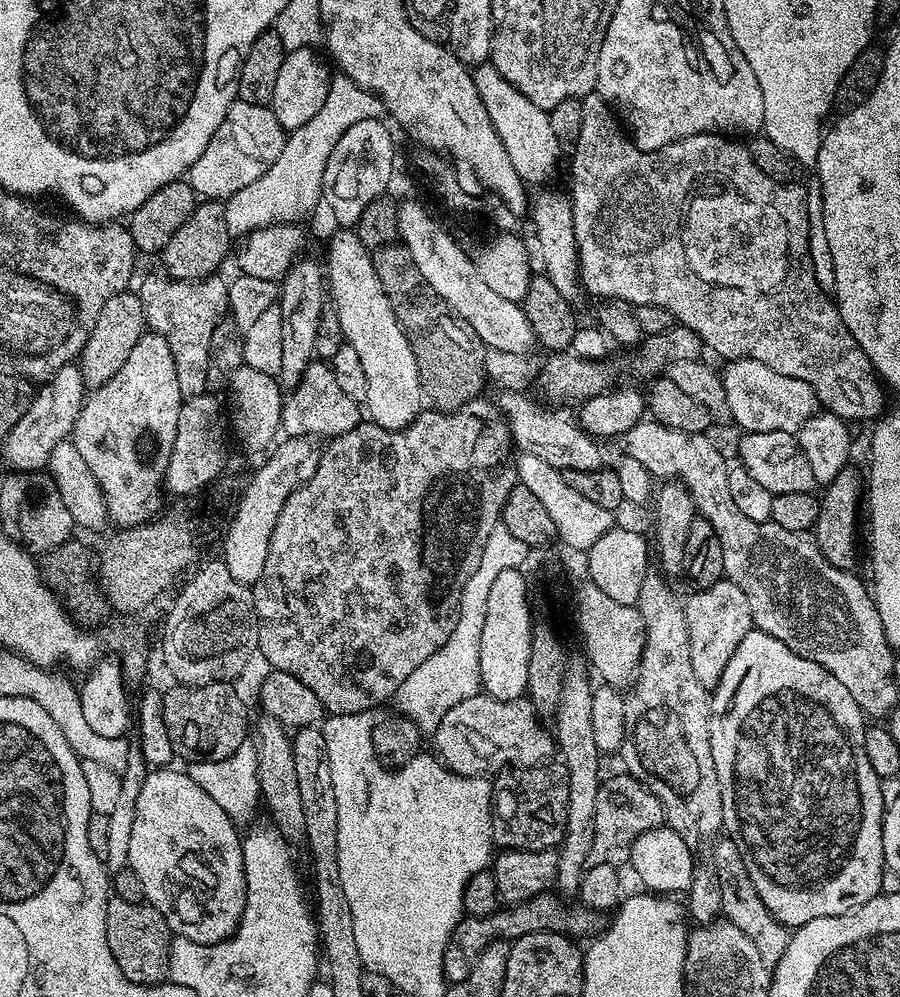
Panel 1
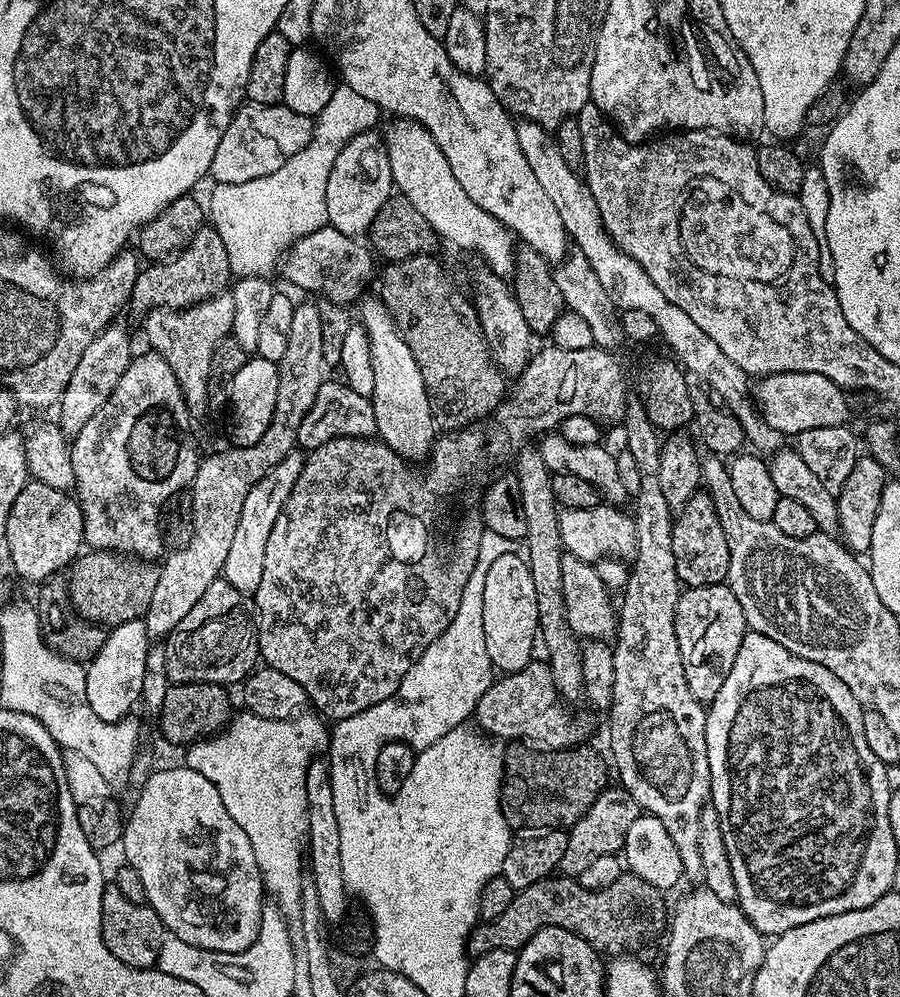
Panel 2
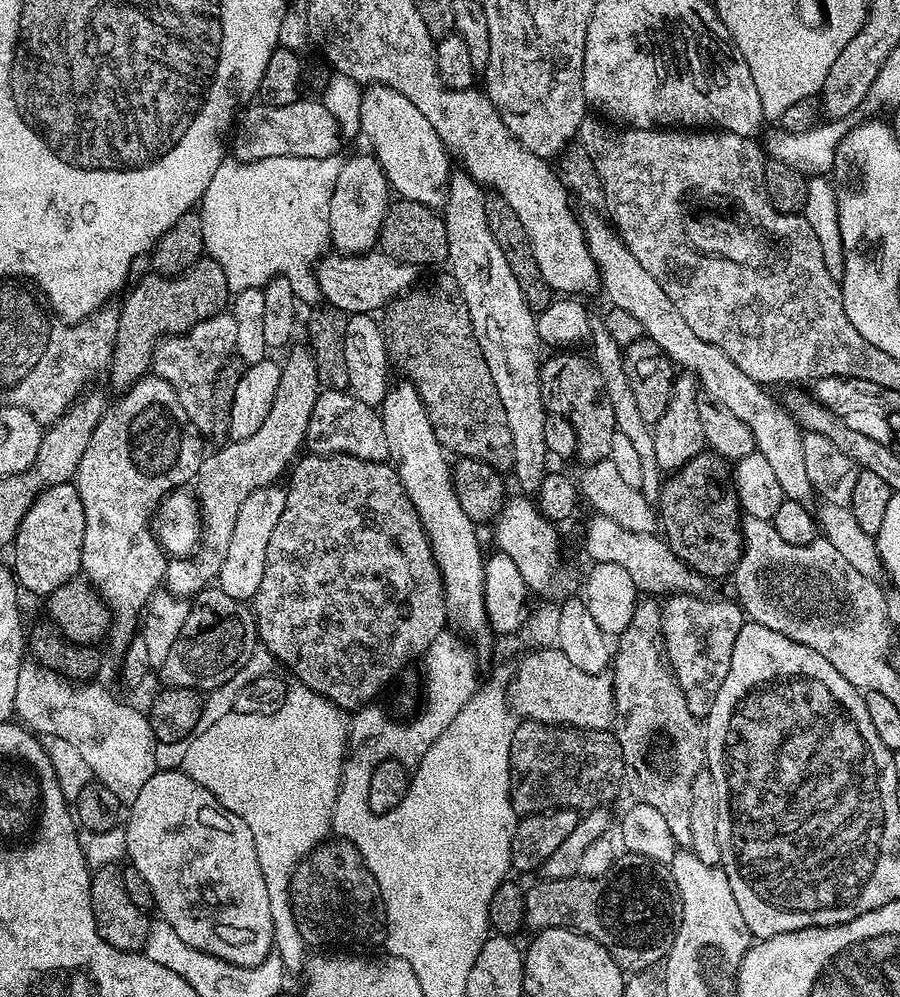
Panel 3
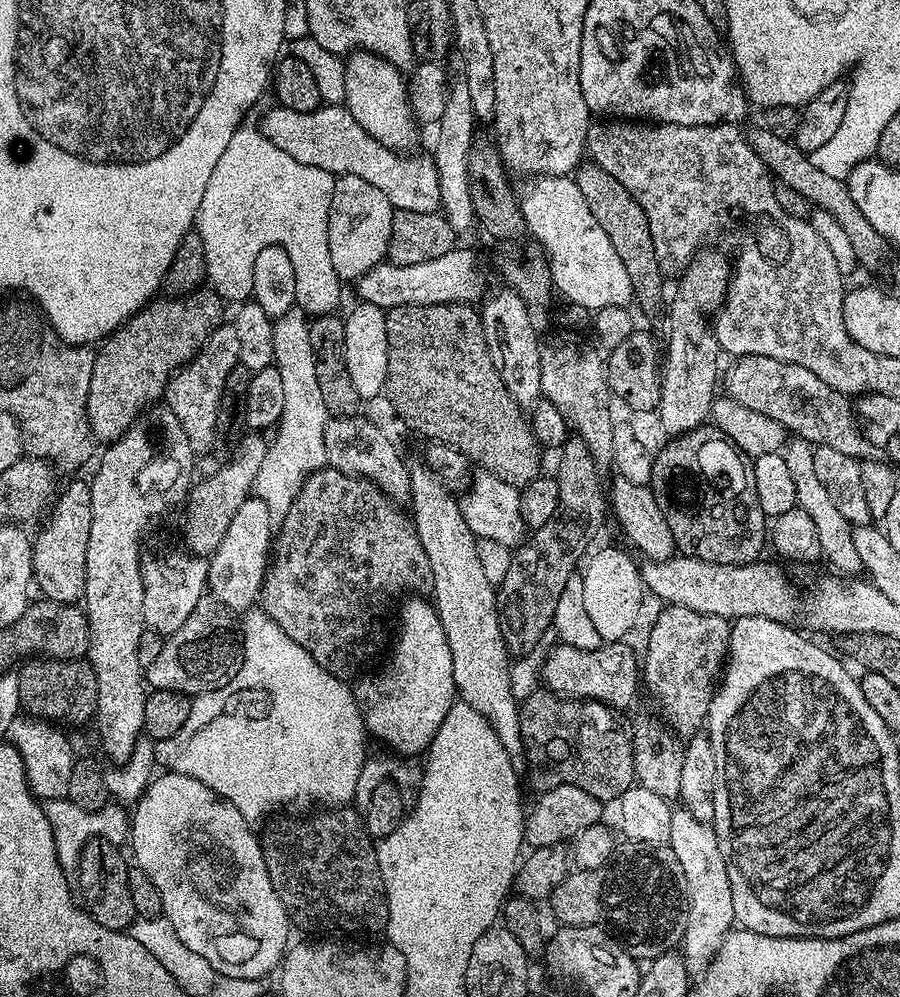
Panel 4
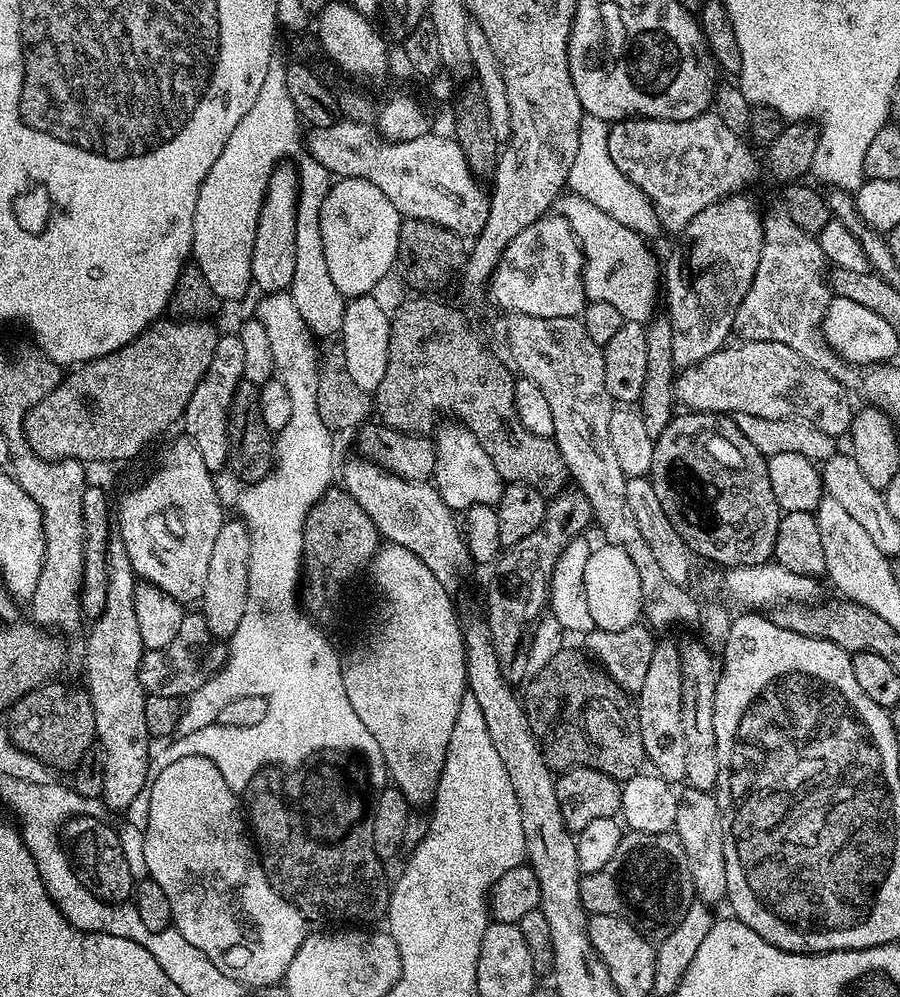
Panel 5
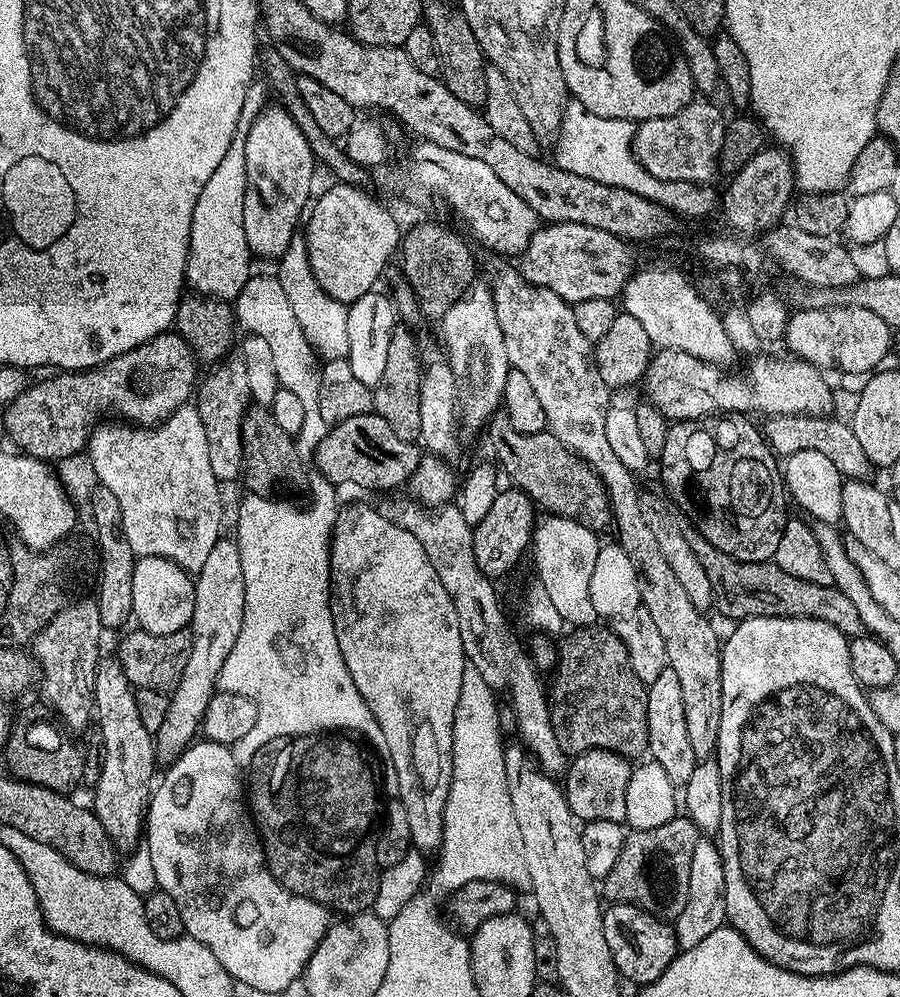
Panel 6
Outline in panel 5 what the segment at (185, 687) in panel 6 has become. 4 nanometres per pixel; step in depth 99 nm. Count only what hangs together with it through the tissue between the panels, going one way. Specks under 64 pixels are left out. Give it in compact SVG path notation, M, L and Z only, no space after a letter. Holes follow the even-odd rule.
M225 519L218 530L218 538L214 541L214 550L210 553L210 566L206 574L206 586L202 597L202 615L206 618L206 626L210 626L213 637L231 638L234 630L238 630L238 622L242 622L242 610L246 610L246 594L248 593L248 563L250 562L250 530L243 519Z

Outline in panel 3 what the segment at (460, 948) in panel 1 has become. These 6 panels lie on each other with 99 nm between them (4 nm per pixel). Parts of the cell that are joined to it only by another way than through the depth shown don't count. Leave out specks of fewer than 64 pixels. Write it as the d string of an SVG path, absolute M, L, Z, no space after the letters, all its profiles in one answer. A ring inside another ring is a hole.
M624 854L610 871L601 876L577 874L561 880L541 879L539 883L524 893L524 923L529 929L569 928L571 932L589 936L591 940L597 940L628 974L657 967L667 957L670 946L674 946L676 927L680 925L680 896L669 869L654 860Z

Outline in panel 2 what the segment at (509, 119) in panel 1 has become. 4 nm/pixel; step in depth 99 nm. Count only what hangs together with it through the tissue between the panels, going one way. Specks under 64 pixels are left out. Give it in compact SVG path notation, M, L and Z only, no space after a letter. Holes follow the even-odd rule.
M521 119L516 124L516 133L518 146L522 146L522 154L525 155L534 178L538 178L542 191L550 197L550 202L554 202L554 207L562 217L562 226L568 232L569 241L574 245L575 251L586 254L586 262L590 262L590 267L594 269L598 282L602 282L606 294L610 294L610 302L614 302L621 310L643 310L650 318L654 318L659 339L664 339L669 350L673 352L669 353L675 357L685 373L698 374L698 378L704 381L715 395L717 392L728 403L725 404L727 411L740 423L747 443L753 444L751 447L760 454L777 451L782 444L782 433L761 418L750 395L748 373L714 343L714 338L710 338L710 334L704 333L690 319L690 314L678 310L678 306L674 306L674 302L670 302L670 298L666 298L666 294L662 294L662 290L658 290L658 286L650 282L650 274L646 274L646 270L642 270L642 266L638 266L638 262L634 262L630 254L626 254L613 242L598 214L594 194L590 194L583 175L577 169L566 166L566 161L558 151L555 135L541 124L526 119Z

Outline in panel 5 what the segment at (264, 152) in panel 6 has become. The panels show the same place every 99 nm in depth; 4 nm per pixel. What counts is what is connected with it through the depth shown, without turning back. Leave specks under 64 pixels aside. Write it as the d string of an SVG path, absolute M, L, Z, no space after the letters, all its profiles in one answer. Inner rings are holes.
M281 163L270 174L268 189L258 214L258 226L252 247L252 282L261 293L287 292L294 282L296 265L296 202L300 194L300 178L291 163Z

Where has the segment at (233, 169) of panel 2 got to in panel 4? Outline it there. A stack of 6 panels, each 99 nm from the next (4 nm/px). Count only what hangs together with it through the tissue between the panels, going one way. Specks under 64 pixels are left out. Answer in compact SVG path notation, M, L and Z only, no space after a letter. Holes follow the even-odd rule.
M273 106L264 116L262 131L279 152L290 154L300 164L326 170L333 176L366 178L370 186L378 186L396 210L440 212L440 182L435 159L398 154L376 141L355 121L344 106L321 106L309 112Z

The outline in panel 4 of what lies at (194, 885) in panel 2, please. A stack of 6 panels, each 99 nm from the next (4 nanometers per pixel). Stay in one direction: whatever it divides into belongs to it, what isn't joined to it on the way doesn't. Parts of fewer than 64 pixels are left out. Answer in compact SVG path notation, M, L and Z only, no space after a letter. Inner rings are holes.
M165 772L165 776L157 775L153 779L131 809L131 859L158 886L163 915L174 926L174 934L194 954L230 978L263 981L267 972L275 973L281 967L290 944L290 917L270 882L261 837L255 836L250 821L242 818L230 802L214 794L214 790L186 774Z

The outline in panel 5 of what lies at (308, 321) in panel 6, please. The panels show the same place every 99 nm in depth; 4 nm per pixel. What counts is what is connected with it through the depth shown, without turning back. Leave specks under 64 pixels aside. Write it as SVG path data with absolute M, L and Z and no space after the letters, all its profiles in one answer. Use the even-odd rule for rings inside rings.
M301 156L300 164L298 163L300 194L296 202L296 265L290 291L312 335L317 338L332 338L341 331L346 305L346 297L336 289L330 278L322 246L322 202L326 202L326 194L332 189L334 180L313 156Z

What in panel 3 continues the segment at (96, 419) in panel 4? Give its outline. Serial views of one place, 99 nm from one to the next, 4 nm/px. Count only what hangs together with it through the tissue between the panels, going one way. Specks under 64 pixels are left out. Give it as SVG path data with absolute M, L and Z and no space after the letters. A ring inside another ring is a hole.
M211 258L200 259L181 276L147 275L140 284L133 283L127 289L124 304L119 305L118 338L114 342L112 363L106 369L106 375L119 390L127 390L149 375L154 346L161 336L189 332L198 322L214 318L214 314L225 311L230 304L226 270Z

